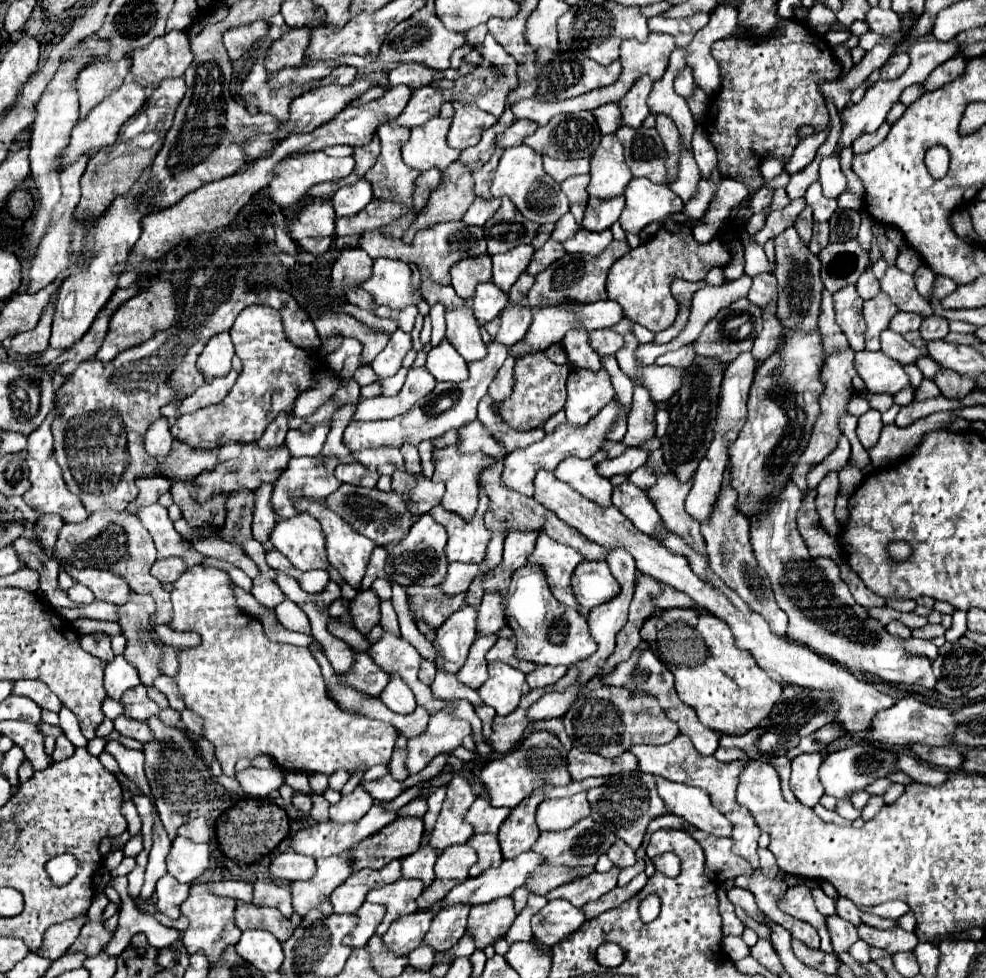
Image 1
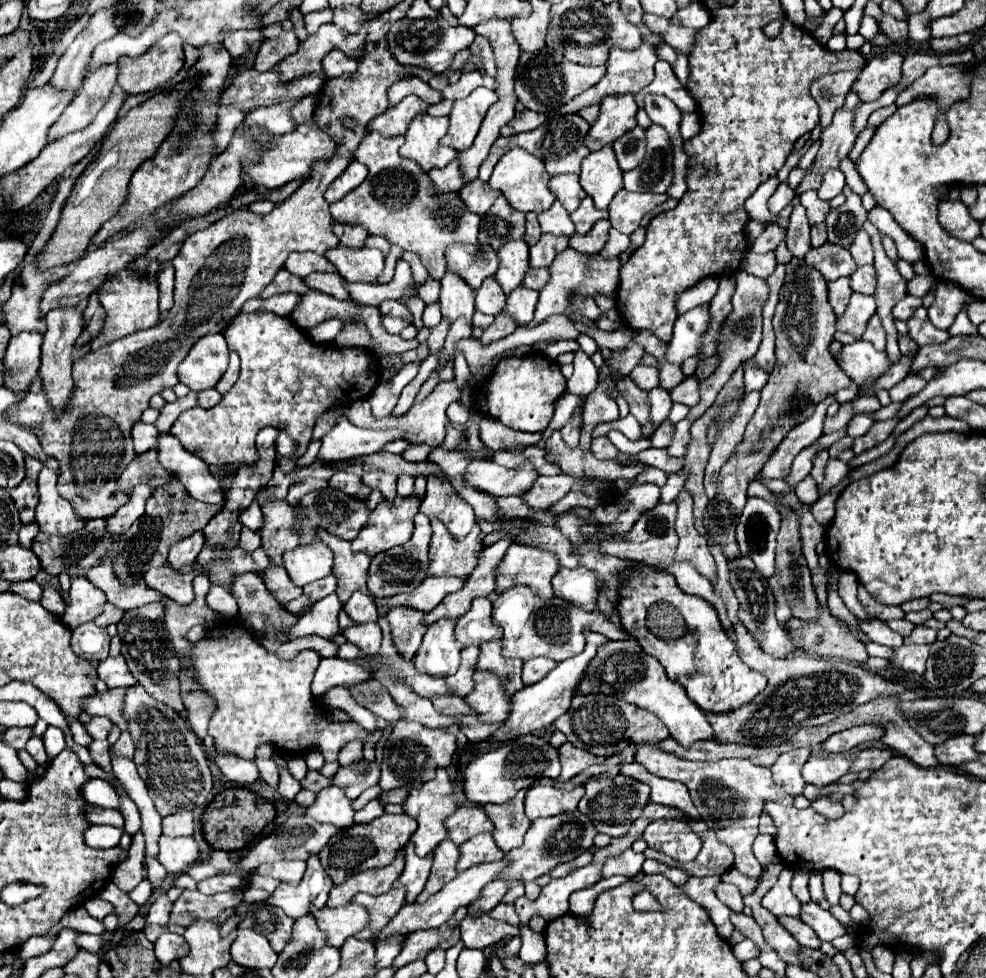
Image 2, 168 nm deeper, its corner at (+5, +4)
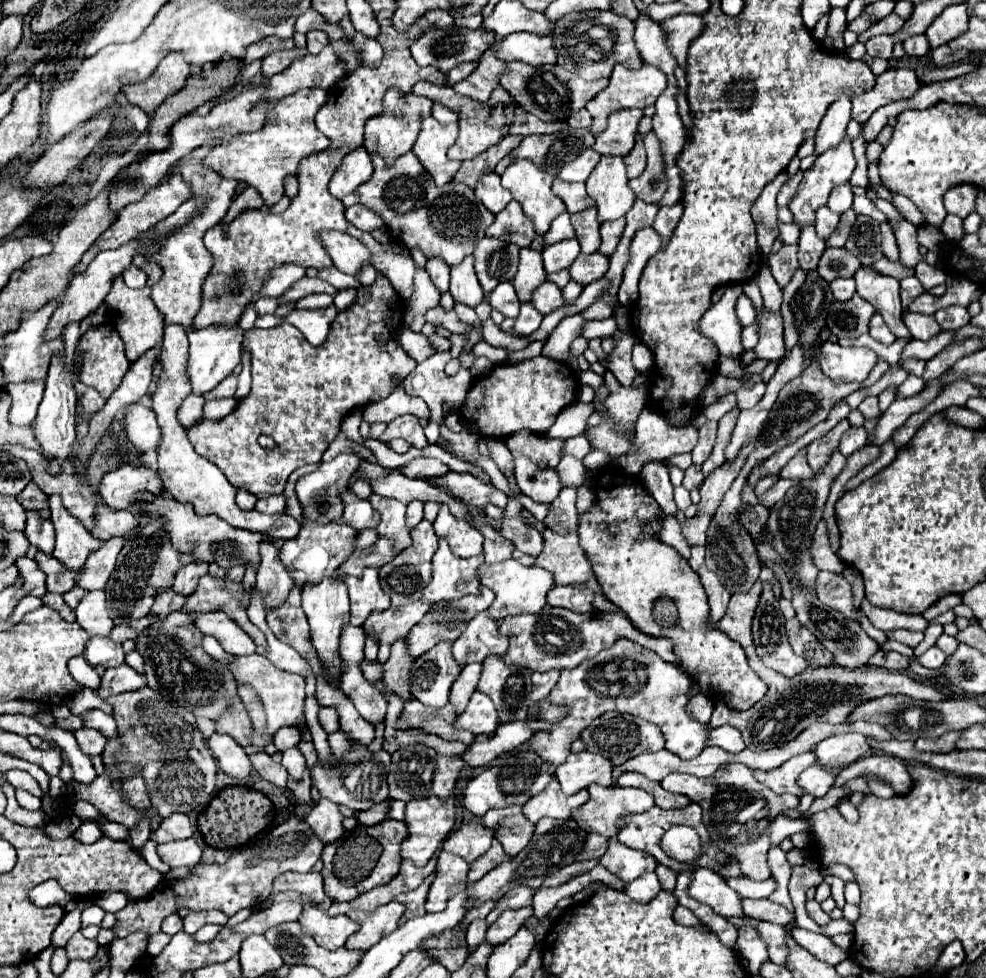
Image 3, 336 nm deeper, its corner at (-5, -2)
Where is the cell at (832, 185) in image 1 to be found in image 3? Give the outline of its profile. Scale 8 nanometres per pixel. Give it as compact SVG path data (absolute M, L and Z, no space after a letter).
M840 184L830 192L828 208L836 214L844 214L852 206L852 198L854 198L854 194L850 190L850 184Z

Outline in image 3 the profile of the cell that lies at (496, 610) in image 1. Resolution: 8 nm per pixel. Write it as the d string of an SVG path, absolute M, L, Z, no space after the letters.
M488 612L476 614L462 636L452 644L452 656L460 666L484 662L488 656L502 656L508 650L508 636L498 632L498 624L488 618Z

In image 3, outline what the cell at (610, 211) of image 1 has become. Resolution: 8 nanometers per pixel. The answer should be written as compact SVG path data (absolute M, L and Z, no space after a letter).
M586 208L578 214L572 214L572 224L576 230L576 238L582 246L582 252L596 252L600 246L600 224L596 220L596 208Z

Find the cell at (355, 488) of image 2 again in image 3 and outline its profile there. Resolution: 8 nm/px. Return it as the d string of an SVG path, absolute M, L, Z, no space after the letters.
M350 490L342 494L342 500L344 500L342 518L346 520L346 524L354 524L354 528L358 528L358 532L362 532L364 528L376 528L378 526L380 514L370 506L368 500L360 500Z

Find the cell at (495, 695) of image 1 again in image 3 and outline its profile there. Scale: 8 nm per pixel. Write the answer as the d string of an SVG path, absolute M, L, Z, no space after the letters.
M474 692L464 714L456 718L454 728L476 732L476 734L486 734L486 736L494 734L494 730L498 728L498 712L492 700L484 696L482 692Z

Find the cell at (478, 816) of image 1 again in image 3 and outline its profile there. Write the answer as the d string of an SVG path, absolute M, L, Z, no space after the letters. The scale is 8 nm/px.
M466 824L460 830L454 830L446 840L442 850L462 856L468 864L480 858L492 844L494 832L484 828L482 824Z

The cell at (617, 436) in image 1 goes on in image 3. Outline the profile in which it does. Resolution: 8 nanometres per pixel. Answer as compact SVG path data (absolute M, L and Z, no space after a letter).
M692 464L688 470L686 470L686 476L684 476L684 488L686 490L692 490L692 488L700 488L700 484L704 482L704 474L702 474L702 468Z

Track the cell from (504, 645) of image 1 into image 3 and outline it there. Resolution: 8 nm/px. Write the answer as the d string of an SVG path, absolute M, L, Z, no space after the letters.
M490 656L482 664L478 692L490 696L498 708L500 724L510 720L526 720L532 692L532 670L520 666L506 666L502 658Z

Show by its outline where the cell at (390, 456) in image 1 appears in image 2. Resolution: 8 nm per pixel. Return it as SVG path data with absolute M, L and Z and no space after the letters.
M382 470L366 472L362 476L362 482L370 488L378 488L388 502L392 502L394 496L396 496L396 476L394 474L388 474L388 472L382 472Z

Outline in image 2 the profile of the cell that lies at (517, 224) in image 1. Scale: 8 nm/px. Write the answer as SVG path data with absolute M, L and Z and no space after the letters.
M504 196L492 204L488 214L480 220L480 242L488 242L494 250L502 248L510 240L520 240L526 232L526 216L514 210Z

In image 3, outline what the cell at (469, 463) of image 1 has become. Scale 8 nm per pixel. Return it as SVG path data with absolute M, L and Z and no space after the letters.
M440 506L438 518L434 520L434 530L440 538L446 538L446 542L450 544L450 550L454 552L454 556L458 558L470 558L470 556L478 556L482 552L482 534L466 524L456 520L448 506Z

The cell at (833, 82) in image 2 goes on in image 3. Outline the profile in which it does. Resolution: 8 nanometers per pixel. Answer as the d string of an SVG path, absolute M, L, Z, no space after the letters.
M842 96L838 102L834 102L826 116L820 122L820 128L814 136L816 142L816 150L814 154L820 156L822 152L836 148L838 142L842 142L842 138L846 136L846 126L850 122L850 98Z

